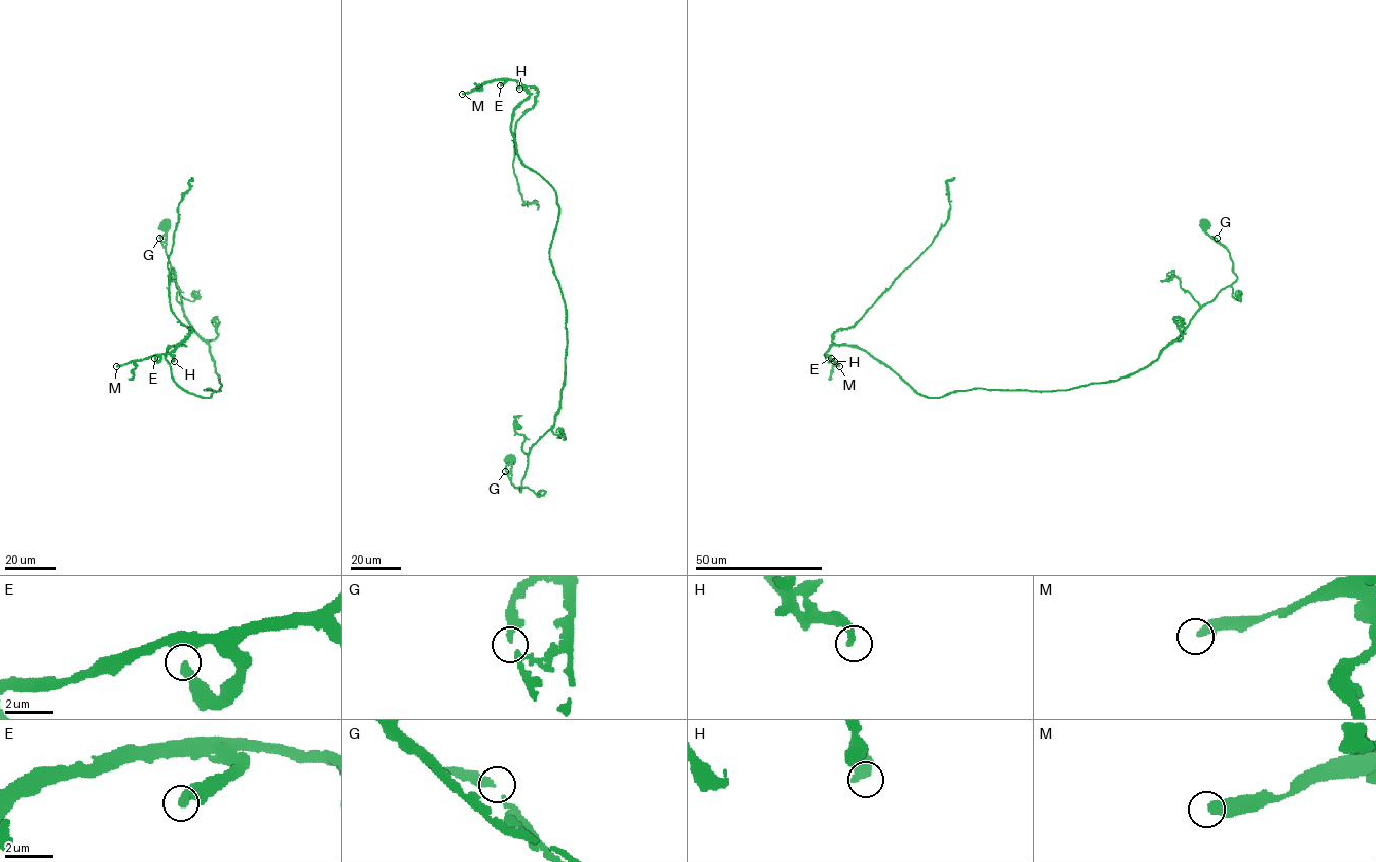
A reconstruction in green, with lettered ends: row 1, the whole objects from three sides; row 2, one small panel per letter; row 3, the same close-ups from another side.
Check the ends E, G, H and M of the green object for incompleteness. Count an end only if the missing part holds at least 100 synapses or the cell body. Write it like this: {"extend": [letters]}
{"extend": ["M"]}

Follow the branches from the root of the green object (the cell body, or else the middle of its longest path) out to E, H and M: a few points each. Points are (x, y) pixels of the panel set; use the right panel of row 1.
E: (1205, 224), (1237, 279), (1156, 360), (1116, 380), (926, 397), (856, 347), (833, 345), (831, 358)
H: (1205, 224), (1237, 279), (1156, 360), (1116, 380), (926, 397), (856, 347), (833, 345), (826, 354), (834, 361)
M: (1205, 224), (1237, 279), (1156, 360), (1116, 380), (926, 397), (856, 347), (826, 351), (839, 366)

